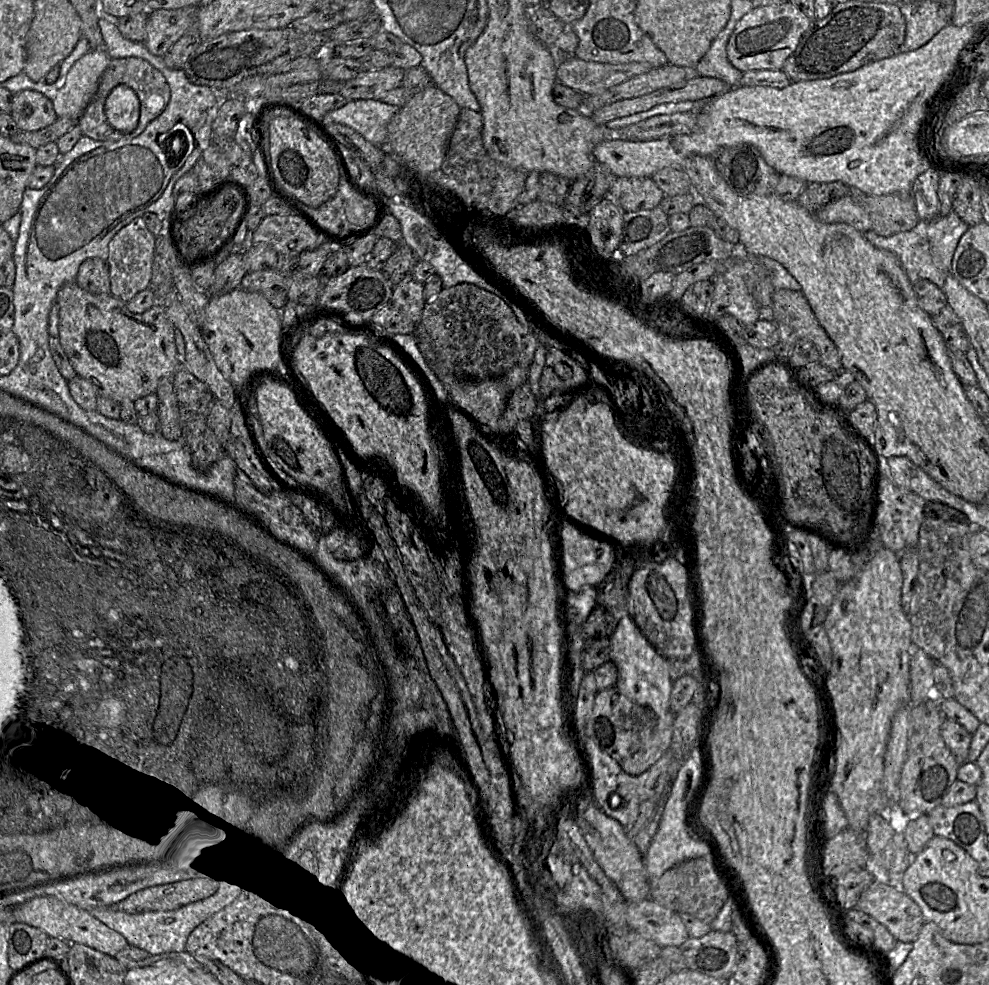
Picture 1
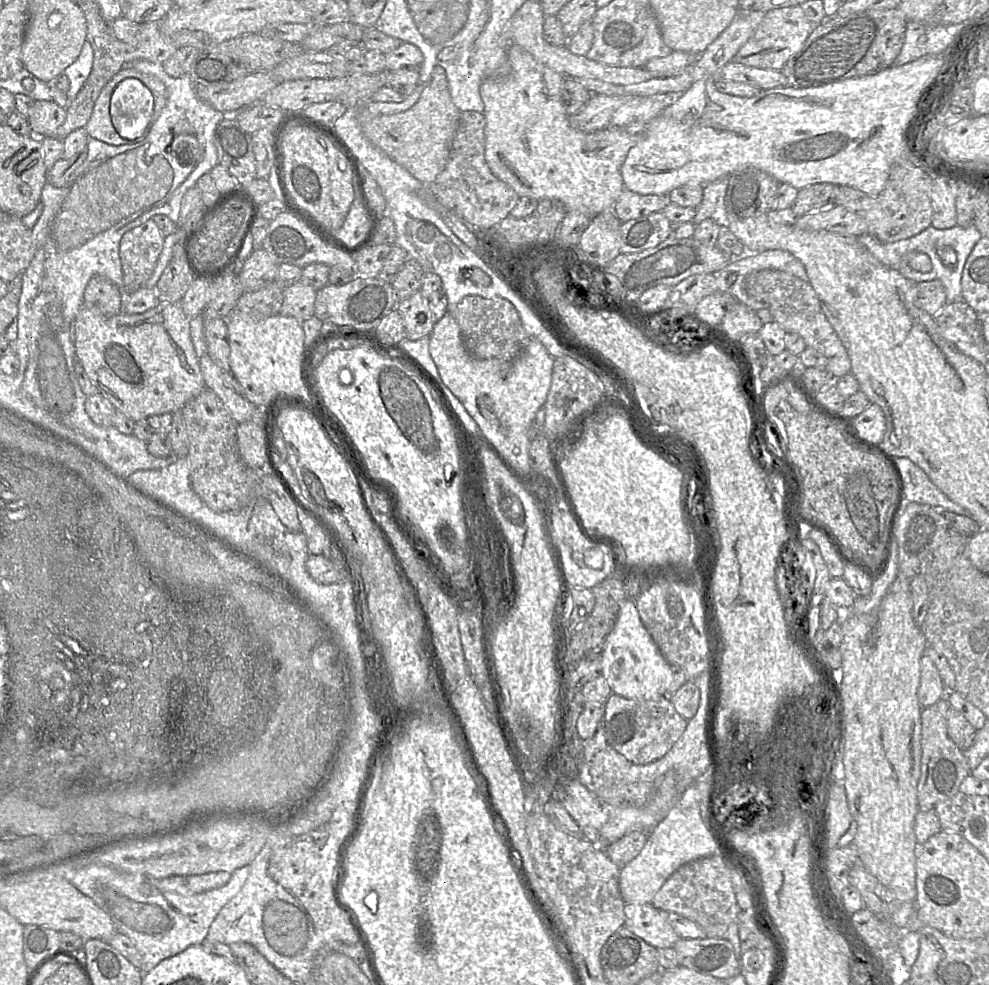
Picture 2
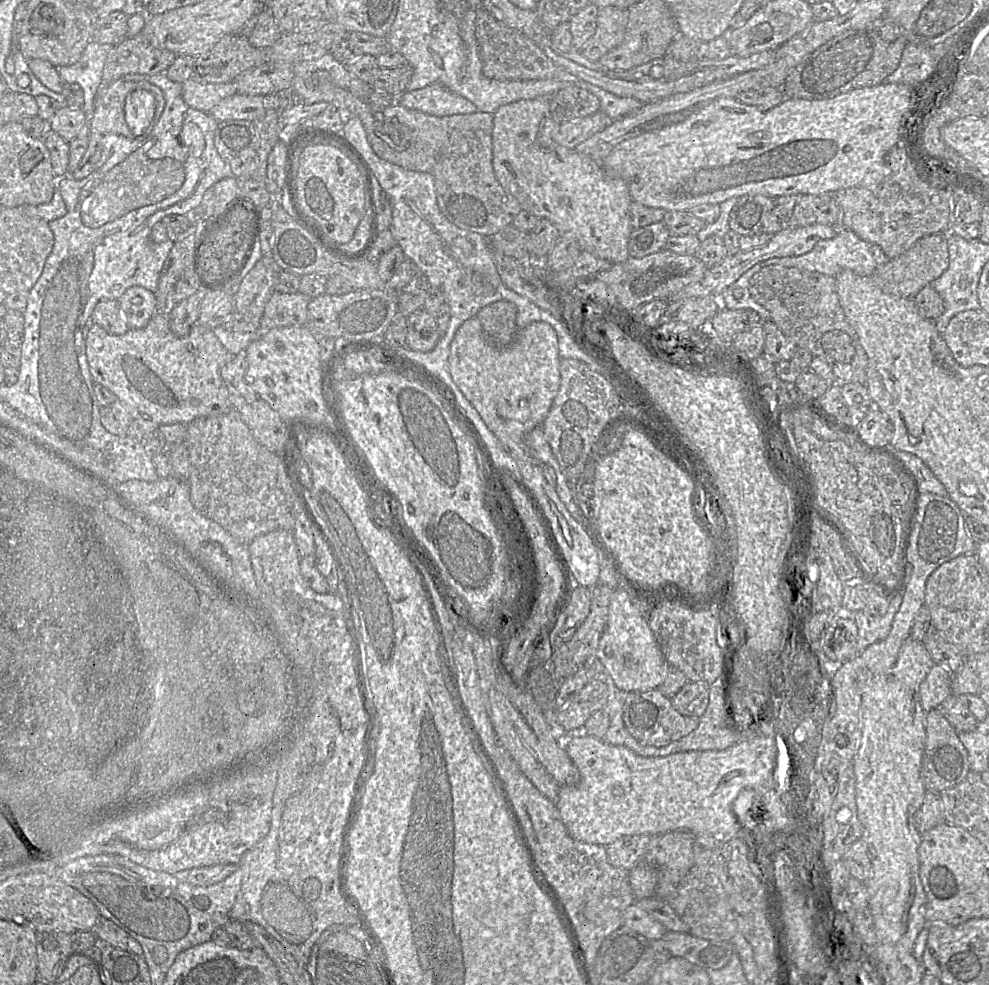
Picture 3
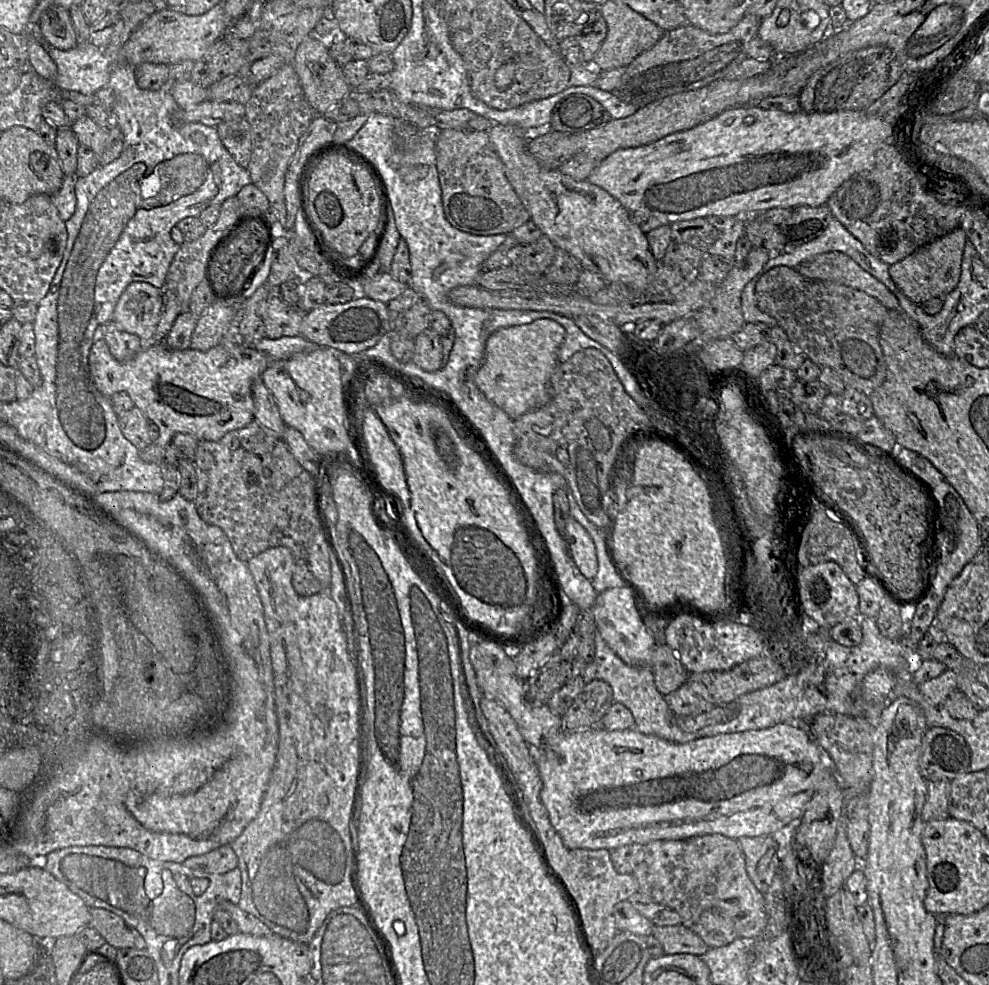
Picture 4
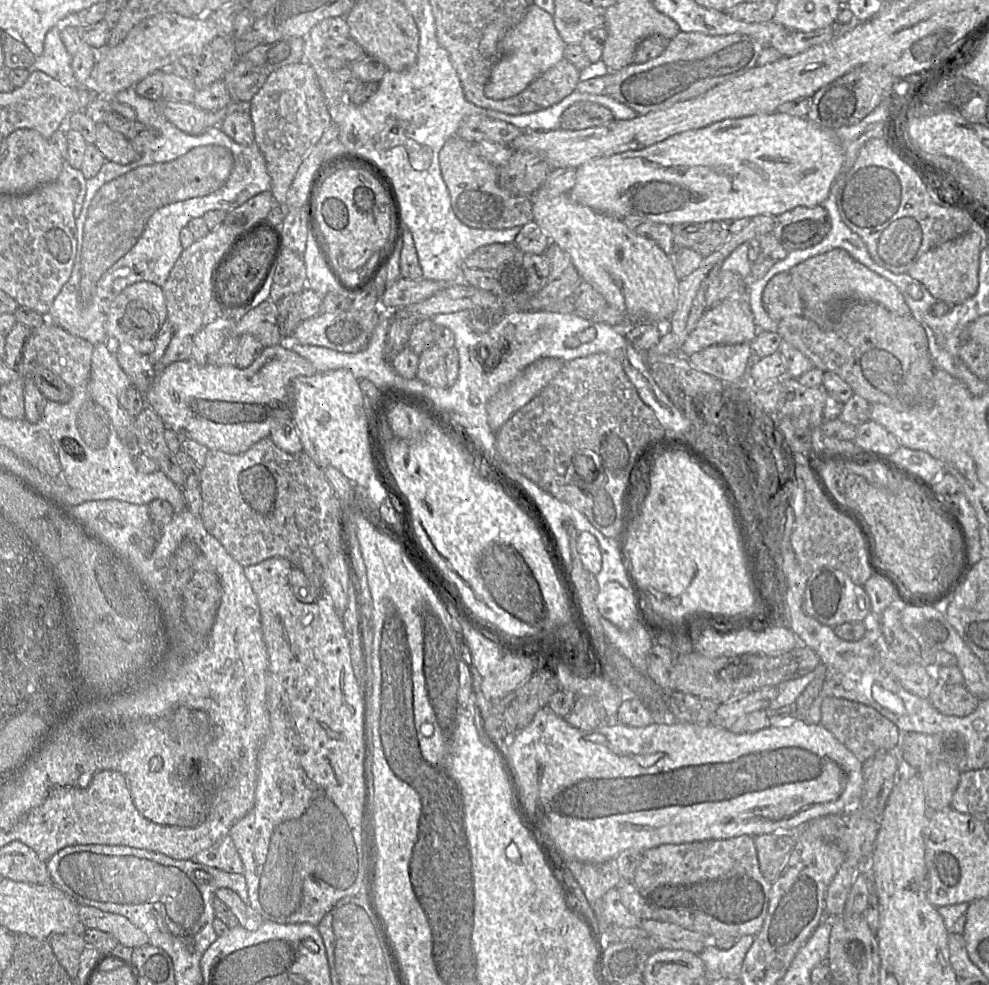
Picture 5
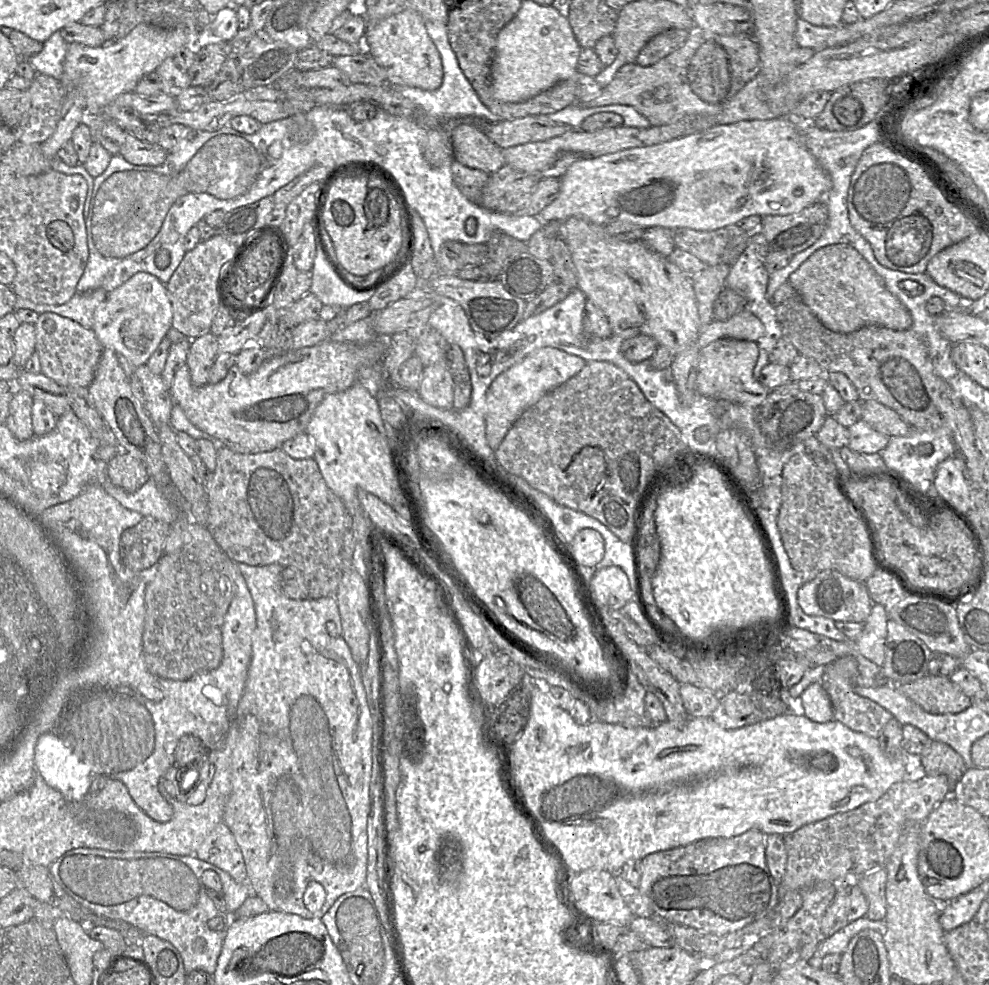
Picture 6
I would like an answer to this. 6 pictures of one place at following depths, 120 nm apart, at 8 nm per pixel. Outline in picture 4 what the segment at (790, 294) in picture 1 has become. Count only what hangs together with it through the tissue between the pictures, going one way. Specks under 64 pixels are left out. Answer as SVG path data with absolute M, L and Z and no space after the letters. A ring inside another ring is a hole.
M777 266L765 272L757 281L755 287L755 298L759 309L776 319L778 325L785 331L791 343L794 344L798 349L800 349L800 351L805 354L806 358L810 359L820 367L829 367L834 370L841 377L846 387L851 387L867 395L870 395L883 383L886 376L886 365L879 343L879 328L889 309L887 309L876 298L858 289L854 289L843 284L830 281L808 279L802 276L798 271L796 271L796 269L787 266Z

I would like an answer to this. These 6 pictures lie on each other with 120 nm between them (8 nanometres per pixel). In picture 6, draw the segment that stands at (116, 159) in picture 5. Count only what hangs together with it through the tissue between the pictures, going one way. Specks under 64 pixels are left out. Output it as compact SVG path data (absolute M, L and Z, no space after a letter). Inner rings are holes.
M126 134L118 155L133 165L159 166L165 162L168 151L159 145L140 141L131 134Z

